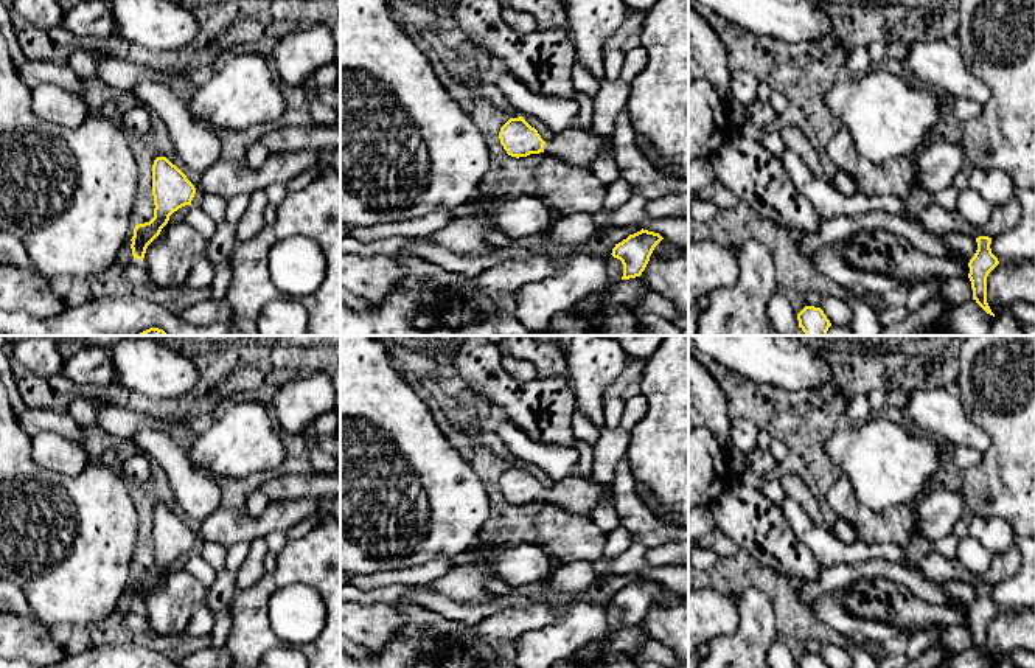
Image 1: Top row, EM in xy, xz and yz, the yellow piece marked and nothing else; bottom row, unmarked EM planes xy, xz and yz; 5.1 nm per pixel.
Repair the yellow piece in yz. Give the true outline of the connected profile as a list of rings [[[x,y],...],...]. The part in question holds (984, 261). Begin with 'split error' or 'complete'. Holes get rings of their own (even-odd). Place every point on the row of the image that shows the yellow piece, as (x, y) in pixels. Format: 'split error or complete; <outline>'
complete; [[[979,236],[976,238],[978,250],[970,259],[968,278],[971,281],[973,300],[990,315],[995,317],[987,303],[987,277],[999,264],[998,258],[991,253],[990,244],[991,238]]]

